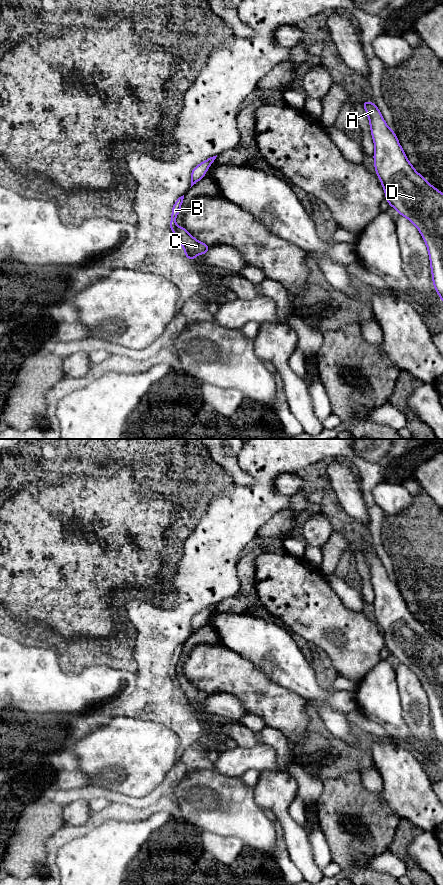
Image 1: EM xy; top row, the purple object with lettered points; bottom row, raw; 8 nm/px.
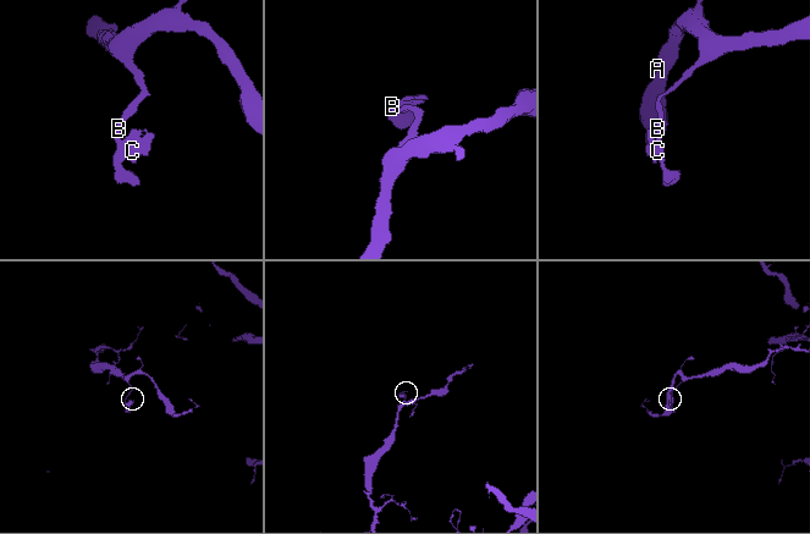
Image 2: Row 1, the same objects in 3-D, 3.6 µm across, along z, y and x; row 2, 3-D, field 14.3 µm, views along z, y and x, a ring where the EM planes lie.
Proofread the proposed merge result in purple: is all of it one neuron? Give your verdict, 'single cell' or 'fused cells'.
fused cells

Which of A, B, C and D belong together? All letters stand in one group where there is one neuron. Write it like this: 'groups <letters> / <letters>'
groups A B D / C

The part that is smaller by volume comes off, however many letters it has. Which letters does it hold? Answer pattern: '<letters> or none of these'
C

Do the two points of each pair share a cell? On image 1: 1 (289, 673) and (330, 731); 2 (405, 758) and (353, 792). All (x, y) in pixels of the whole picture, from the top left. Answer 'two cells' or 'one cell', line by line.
1: one cell
2: two cells

